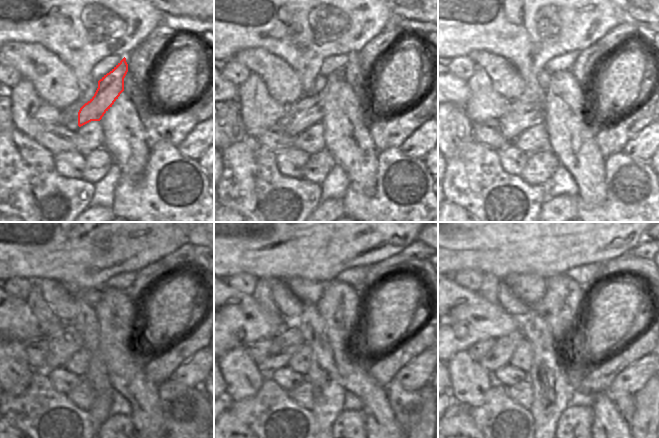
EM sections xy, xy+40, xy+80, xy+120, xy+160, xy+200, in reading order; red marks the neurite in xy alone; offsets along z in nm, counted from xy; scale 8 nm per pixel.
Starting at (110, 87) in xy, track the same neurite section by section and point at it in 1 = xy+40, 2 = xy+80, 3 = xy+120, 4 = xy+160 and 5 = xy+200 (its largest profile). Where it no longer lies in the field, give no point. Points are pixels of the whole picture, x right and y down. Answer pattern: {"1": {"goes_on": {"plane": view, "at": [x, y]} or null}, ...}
{"1": {"goes_on": {"plane": "xy+40", "at": [309, 109]}}, "2": {"goes_on": {"plane": "xy+80", "at": [521, 115]}}, "3": {"goes_on": {"plane": "xy+120", "at": [61, 347]}}, "4": {"goes_on": {"plane": "xy+160", "at": [289, 340]}}, "5": {"goes_on": {"plane": "xy+200", "at": [499, 356]}}}

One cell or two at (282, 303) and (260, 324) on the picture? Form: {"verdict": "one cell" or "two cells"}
{"verdict": "two cells"}

